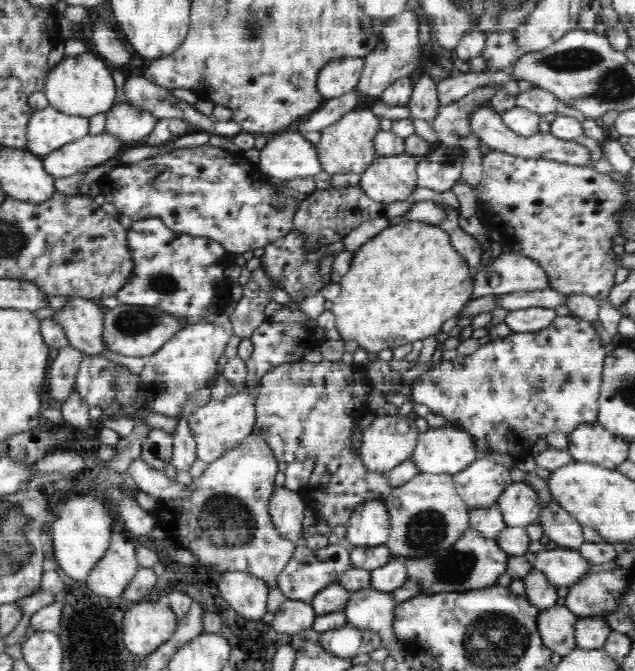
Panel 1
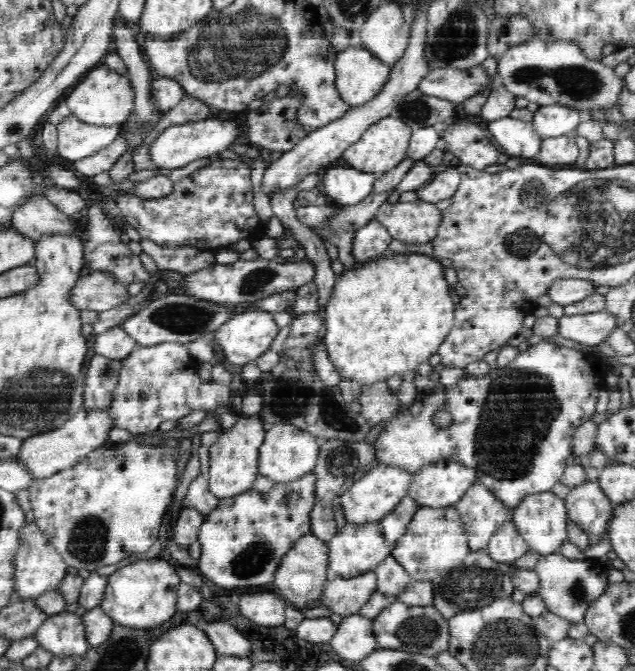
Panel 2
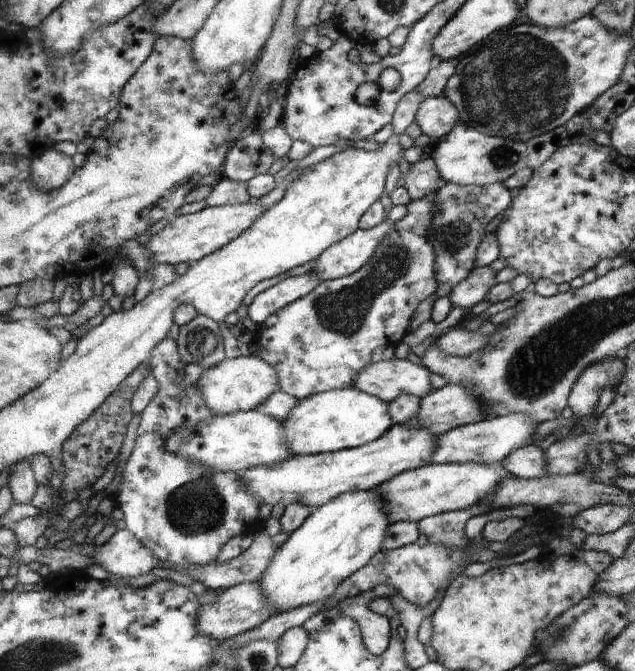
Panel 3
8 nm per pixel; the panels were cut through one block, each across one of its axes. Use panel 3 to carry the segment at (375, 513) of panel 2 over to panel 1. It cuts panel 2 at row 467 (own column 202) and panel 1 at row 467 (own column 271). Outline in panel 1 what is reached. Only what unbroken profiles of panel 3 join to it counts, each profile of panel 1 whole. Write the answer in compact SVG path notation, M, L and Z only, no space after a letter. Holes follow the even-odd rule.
M394 412L385 417L378 416L363 432L363 444L360 457L363 466L372 473L387 473L396 464L404 462L413 456L418 443L419 431L416 428L415 417L398 416Z

